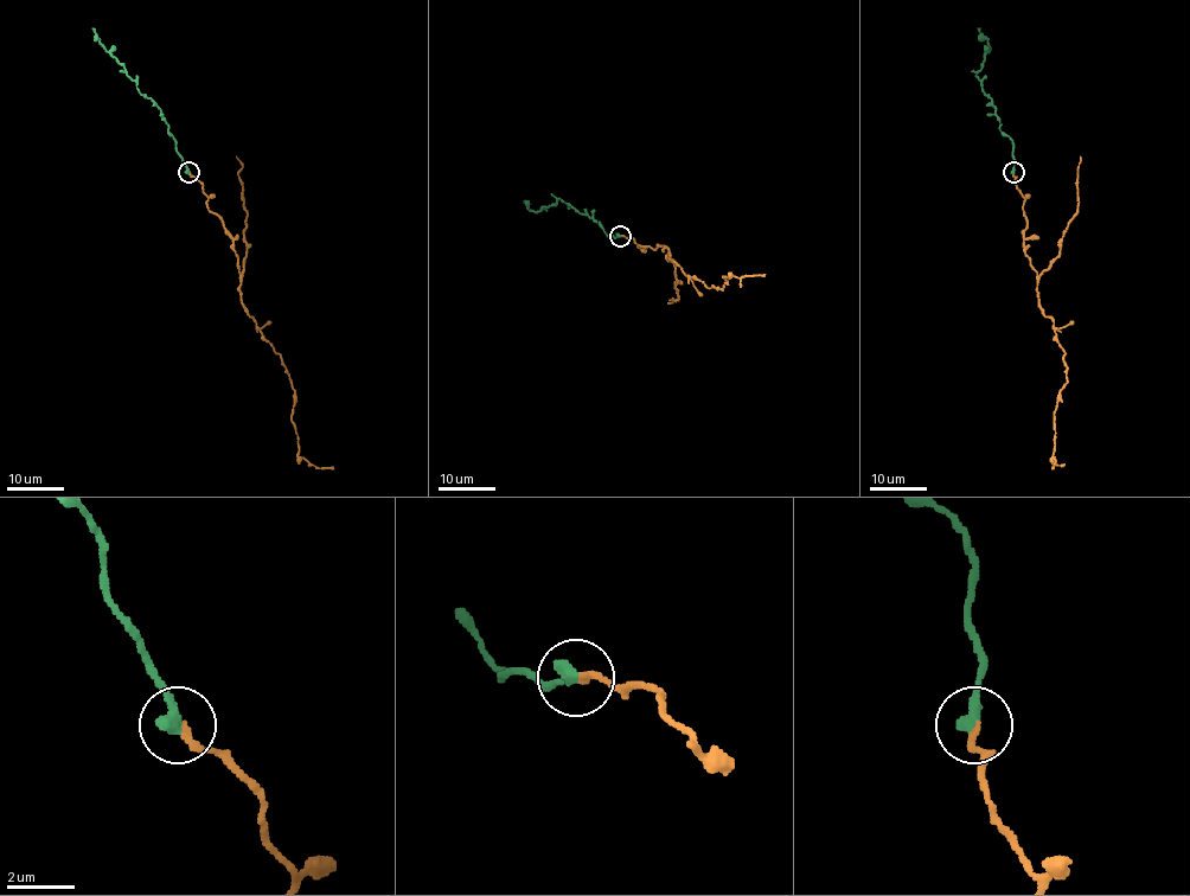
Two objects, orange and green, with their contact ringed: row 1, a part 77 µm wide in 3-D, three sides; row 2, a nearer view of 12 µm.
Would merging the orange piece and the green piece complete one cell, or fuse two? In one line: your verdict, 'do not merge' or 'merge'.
merge

